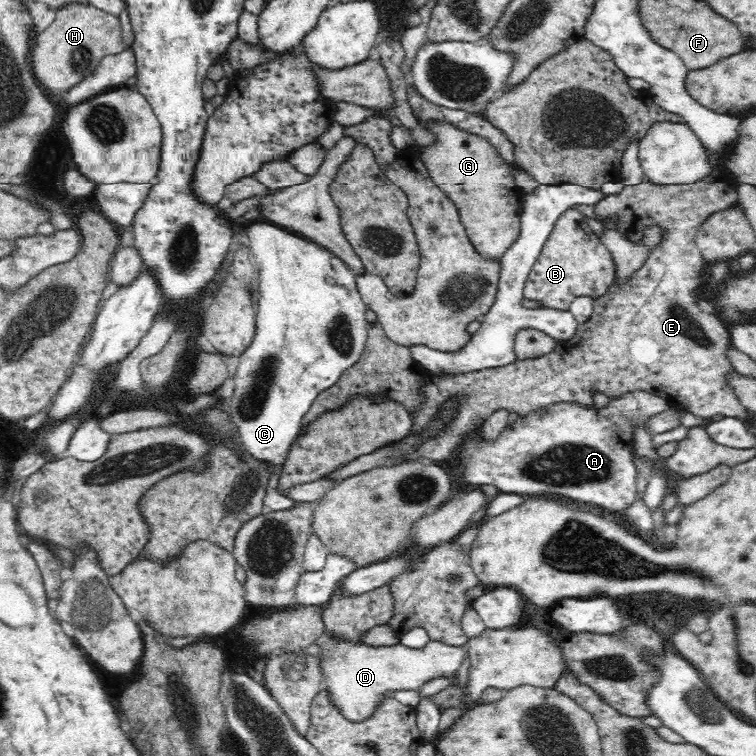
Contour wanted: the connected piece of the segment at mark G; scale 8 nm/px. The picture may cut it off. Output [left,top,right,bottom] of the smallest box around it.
[416,121,524,263]

